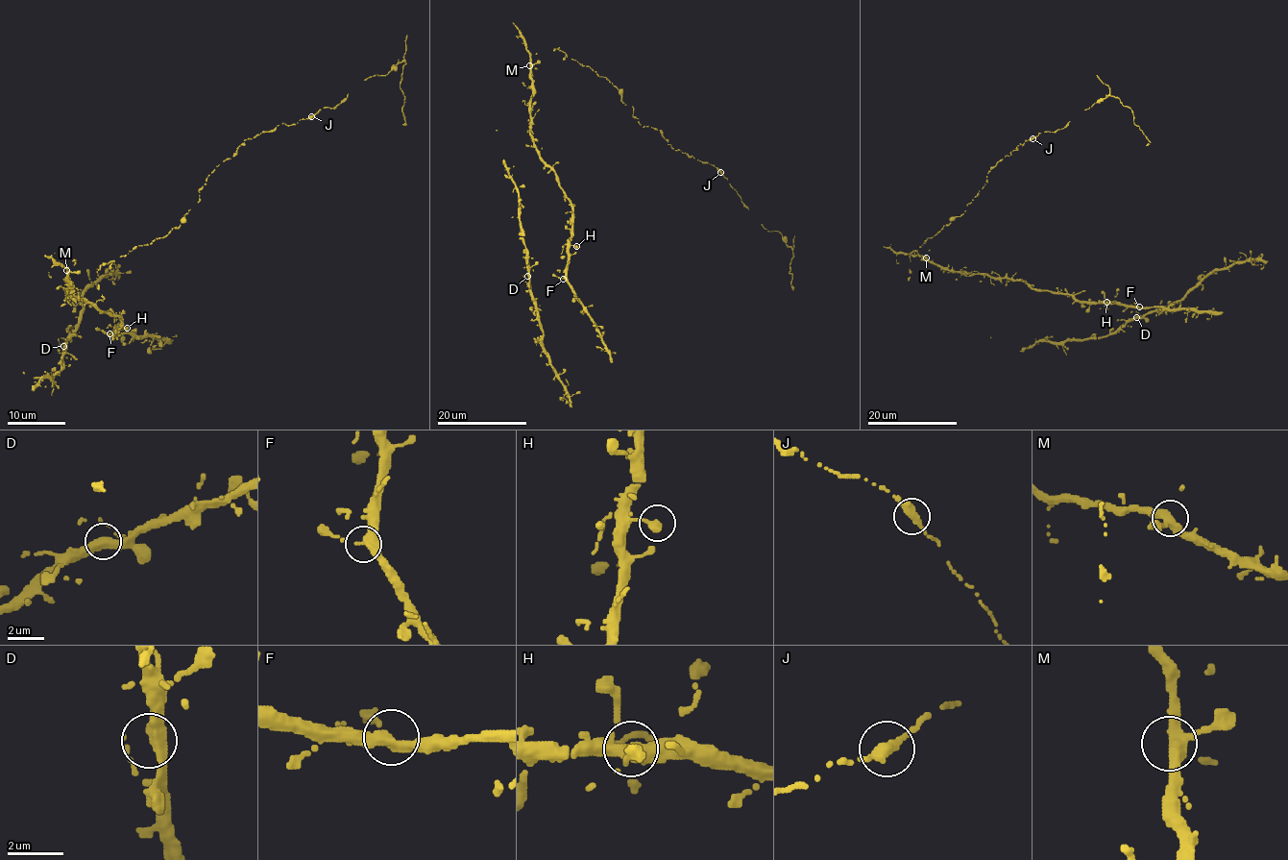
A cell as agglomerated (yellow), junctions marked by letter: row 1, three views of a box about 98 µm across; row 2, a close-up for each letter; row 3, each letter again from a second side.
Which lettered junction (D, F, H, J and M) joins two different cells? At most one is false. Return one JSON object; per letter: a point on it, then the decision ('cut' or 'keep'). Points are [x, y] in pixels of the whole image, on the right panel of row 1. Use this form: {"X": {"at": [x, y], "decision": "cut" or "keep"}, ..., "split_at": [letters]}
{"D": {"at": [1136, 317], "decision": "keep"}, "F": {"at": [1139, 307], "decision": "keep"}, "H": {"at": [1106, 302], "decision": "keep"}, "J": {"at": [1032, 138], "decision": "keep"}, "M": {"at": [926, 258], "decision": "keep"}, "split_at": []}

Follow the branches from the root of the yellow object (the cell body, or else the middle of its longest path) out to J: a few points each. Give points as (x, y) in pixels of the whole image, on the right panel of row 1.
J: (913, 251), (965, 211), (966, 205), (987, 183), (990, 169), (1018, 145), (1032, 138)

